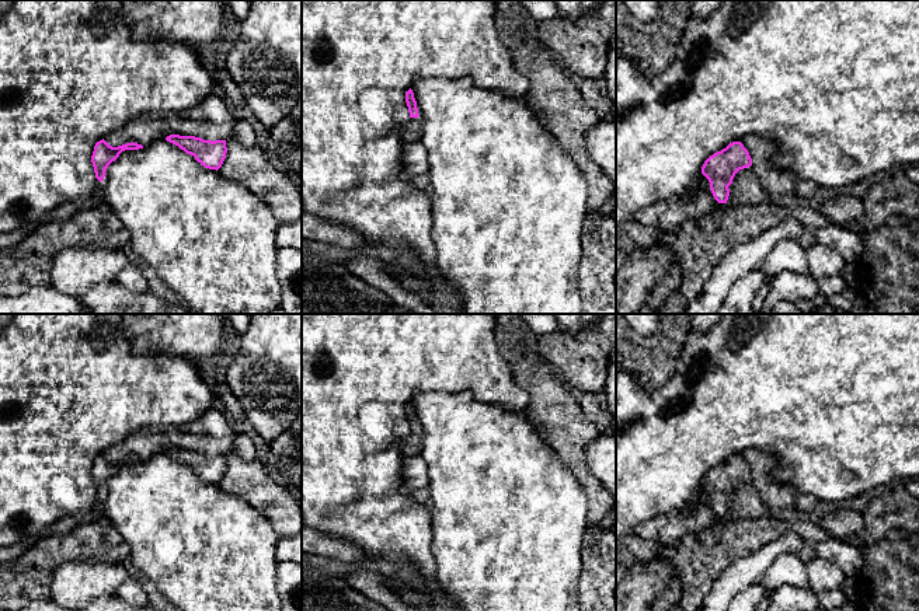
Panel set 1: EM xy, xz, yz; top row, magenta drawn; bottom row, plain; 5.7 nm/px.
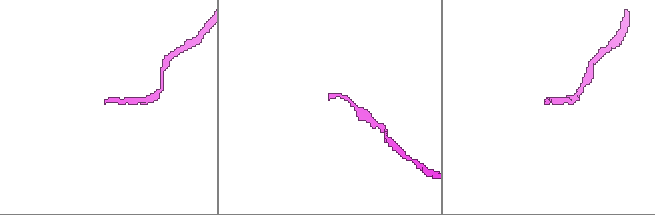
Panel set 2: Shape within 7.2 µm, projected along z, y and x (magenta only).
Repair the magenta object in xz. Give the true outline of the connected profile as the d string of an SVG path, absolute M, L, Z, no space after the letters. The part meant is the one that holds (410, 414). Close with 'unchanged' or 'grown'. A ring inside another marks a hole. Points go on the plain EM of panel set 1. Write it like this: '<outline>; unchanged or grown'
M411 402L405 406L405 416L408 420L410 433L403 440L400 450L404 457L408 457L408 455L420 454L422 437L418 429L417 415L414 412L414 406Z; grown

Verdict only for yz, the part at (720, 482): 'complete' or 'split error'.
split error

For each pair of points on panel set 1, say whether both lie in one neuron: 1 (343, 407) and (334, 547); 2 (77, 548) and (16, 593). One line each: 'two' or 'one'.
1: two
2: one

